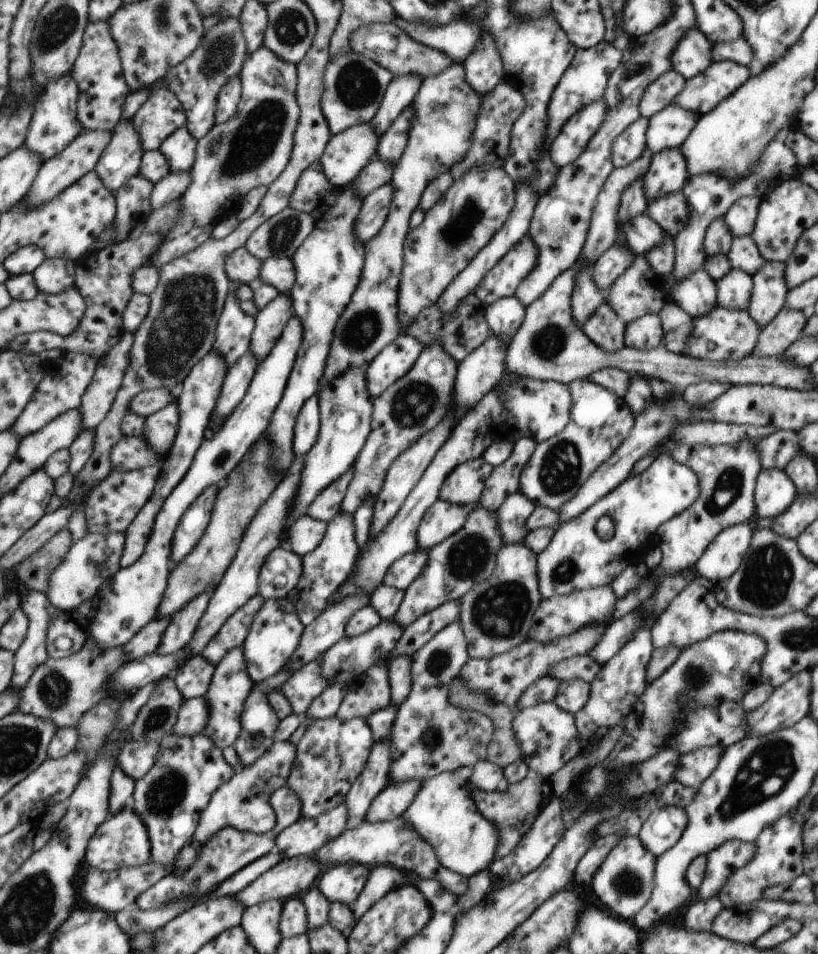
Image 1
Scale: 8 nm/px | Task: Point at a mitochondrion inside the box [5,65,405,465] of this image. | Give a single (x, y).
(180, 329)

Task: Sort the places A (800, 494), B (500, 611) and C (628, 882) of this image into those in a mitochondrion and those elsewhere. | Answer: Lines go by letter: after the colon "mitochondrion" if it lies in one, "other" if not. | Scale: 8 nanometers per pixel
A: other
B: mitochondrion
C: mitochondrion

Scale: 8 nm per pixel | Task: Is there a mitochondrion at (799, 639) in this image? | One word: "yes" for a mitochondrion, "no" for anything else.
yes

